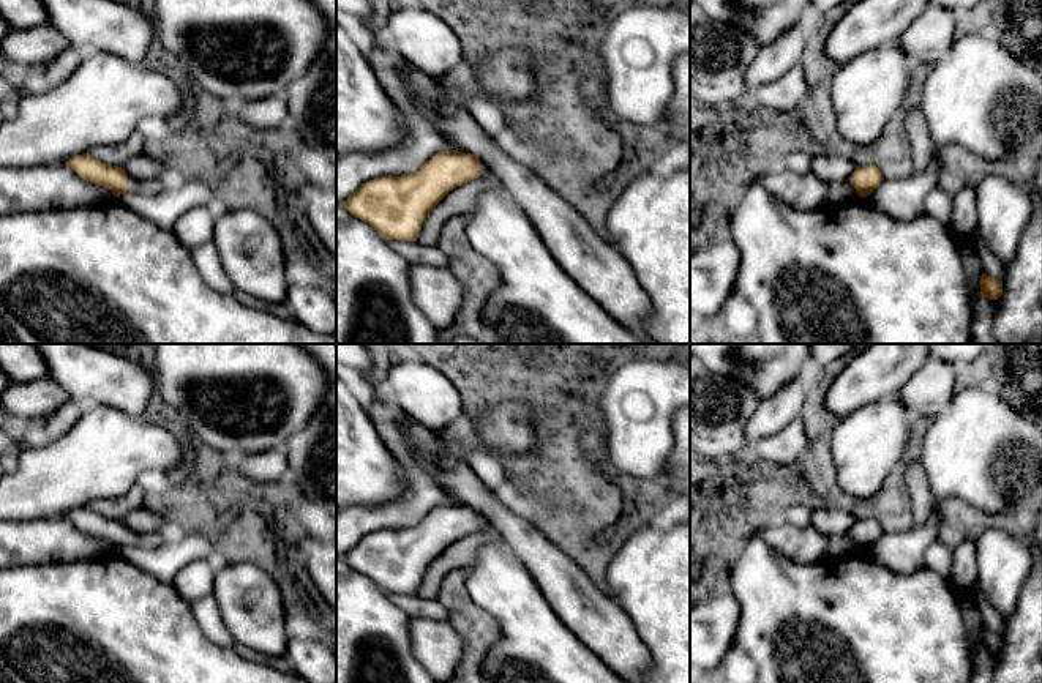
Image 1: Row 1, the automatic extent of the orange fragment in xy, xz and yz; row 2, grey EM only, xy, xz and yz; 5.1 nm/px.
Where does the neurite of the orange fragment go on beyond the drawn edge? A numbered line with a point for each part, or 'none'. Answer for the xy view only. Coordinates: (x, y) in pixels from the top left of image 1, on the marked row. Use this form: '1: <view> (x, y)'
1: xy (144, 186)

